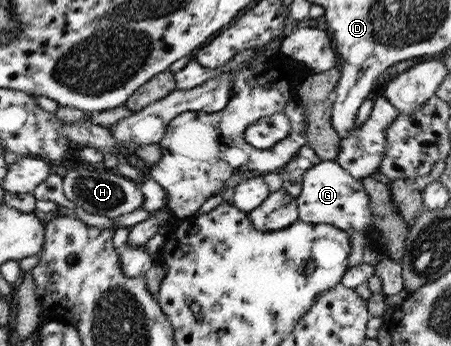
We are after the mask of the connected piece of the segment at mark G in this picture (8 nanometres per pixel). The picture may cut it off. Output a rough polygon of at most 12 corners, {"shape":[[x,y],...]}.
{"shape":[[335,161],[305,169],[295,197],[298,220],[364,232],[371,226],[361,181]]}

